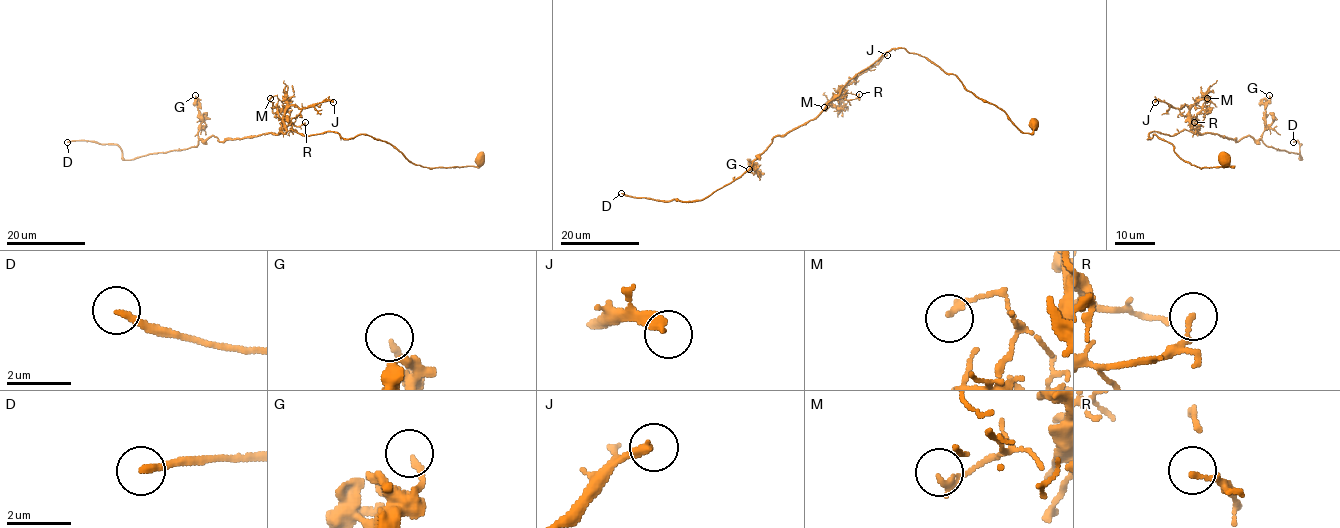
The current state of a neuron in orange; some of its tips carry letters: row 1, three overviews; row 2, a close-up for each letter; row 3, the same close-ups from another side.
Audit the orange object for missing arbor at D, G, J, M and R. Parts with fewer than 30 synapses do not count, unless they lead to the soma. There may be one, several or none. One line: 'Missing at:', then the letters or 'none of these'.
Missing at: D

